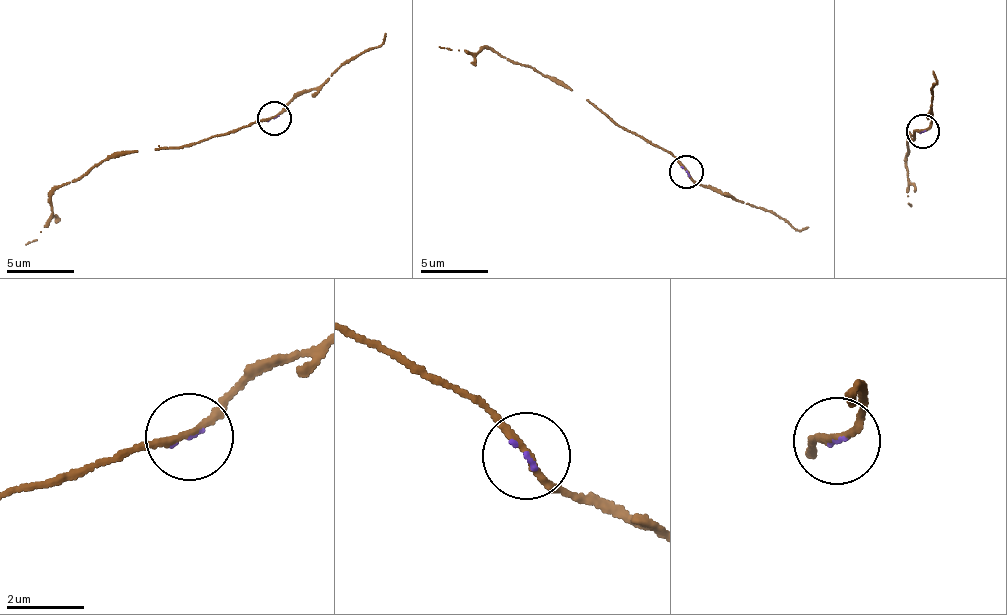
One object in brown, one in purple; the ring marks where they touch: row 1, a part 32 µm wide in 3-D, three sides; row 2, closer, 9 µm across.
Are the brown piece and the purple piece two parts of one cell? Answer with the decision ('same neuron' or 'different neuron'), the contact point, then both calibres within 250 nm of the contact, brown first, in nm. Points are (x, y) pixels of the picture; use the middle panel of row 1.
same neuron; at (686, 172); 160 nm thick on the brown side, 70 nm on the other

